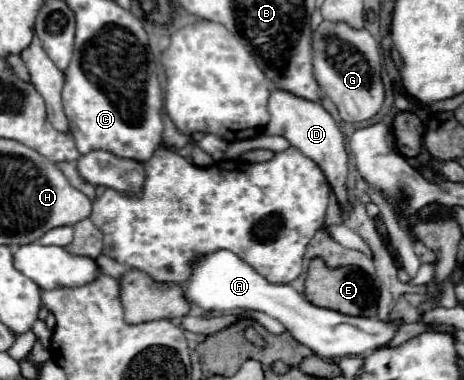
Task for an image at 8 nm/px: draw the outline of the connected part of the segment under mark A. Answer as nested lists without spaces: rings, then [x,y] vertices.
[[[218,250],[200,258],[194,264],[192,276],[182,284],[184,294],[190,302],[202,306],[204,310],[258,310],[268,316],[280,320],[286,330],[304,346],[308,346],[320,358],[338,358],[348,354],[370,354],[382,346],[386,346],[396,330],[404,324],[398,320],[380,320],[366,316],[346,316],[336,310],[312,306],[300,292],[296,292],[290,284],[270,284],[266,282],[252,266],[242,262],[230,250]]]

